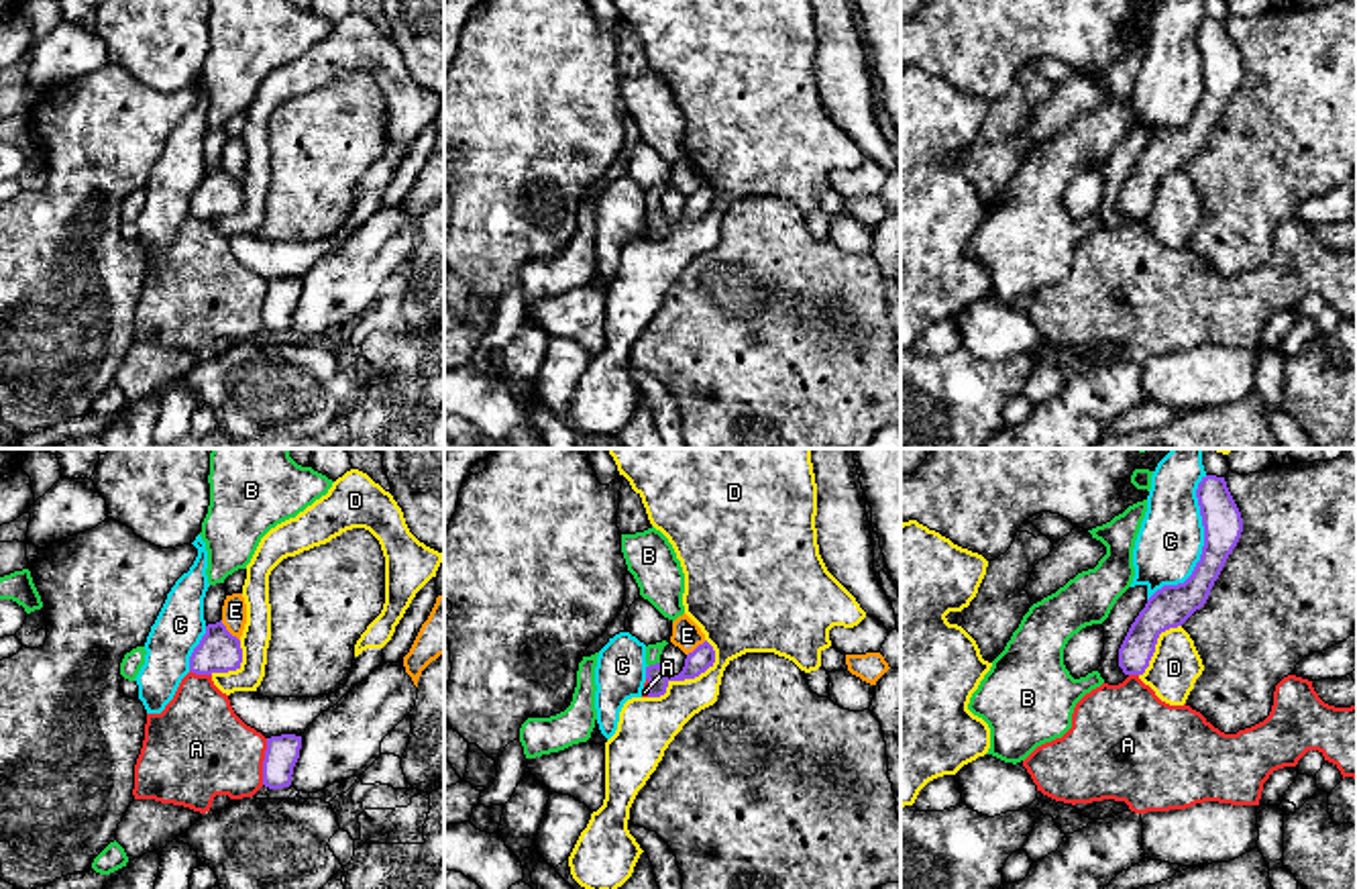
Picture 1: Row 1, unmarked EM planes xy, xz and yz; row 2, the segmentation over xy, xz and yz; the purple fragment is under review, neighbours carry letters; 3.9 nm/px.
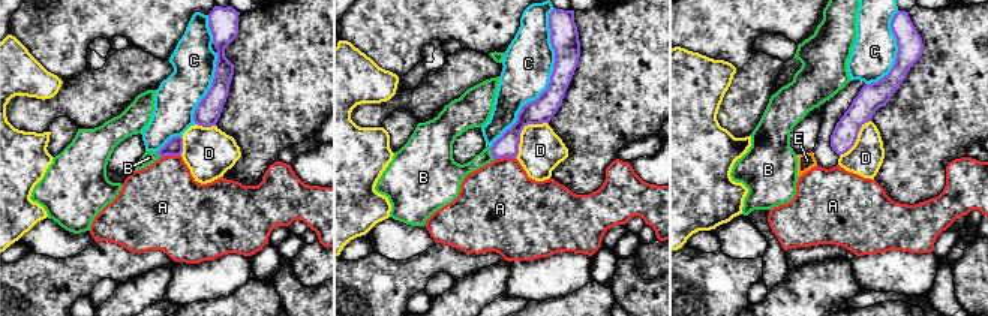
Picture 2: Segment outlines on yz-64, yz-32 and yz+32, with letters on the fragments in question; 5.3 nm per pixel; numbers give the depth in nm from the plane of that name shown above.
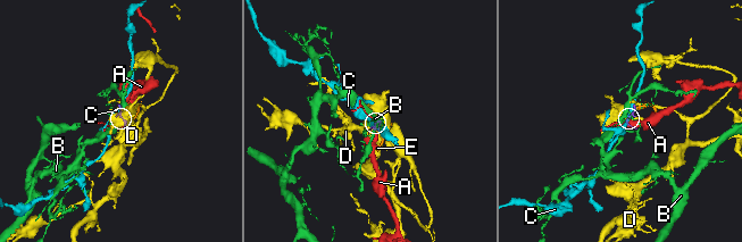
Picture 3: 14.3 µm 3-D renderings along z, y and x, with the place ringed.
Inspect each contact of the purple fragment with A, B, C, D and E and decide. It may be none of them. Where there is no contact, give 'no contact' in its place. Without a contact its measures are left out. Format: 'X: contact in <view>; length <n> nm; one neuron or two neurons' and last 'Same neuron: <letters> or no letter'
A: contact in xy; length 190 nm; two neurons
B: contact in xz; length 50 nm; one neuron
C: contact in yz; length 550 nm; two neurons
D: contact in xz; length 340 nm; two neurons
E: contact in xy; length 120 nm; two neurons
Same neuron: B

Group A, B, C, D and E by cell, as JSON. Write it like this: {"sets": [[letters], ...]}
{"sets": [["A"], ["B"], ["C"], ["D"], ["E"]]}

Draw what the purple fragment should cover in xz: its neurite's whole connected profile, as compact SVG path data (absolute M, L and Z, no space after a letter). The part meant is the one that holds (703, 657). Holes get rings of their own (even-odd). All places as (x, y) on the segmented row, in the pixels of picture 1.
M705 640L699 644L693 652L687 655L685 667L678 675L666 677L666 671L660 665L660 655L662 648L668 642L656 642L646 646L646 679L648 679L648 697L660 697L666 693L666 687L670 681L685 681L685 679L695 679L701 673L705 673L709 667L715 663L715 650L713 646Z

